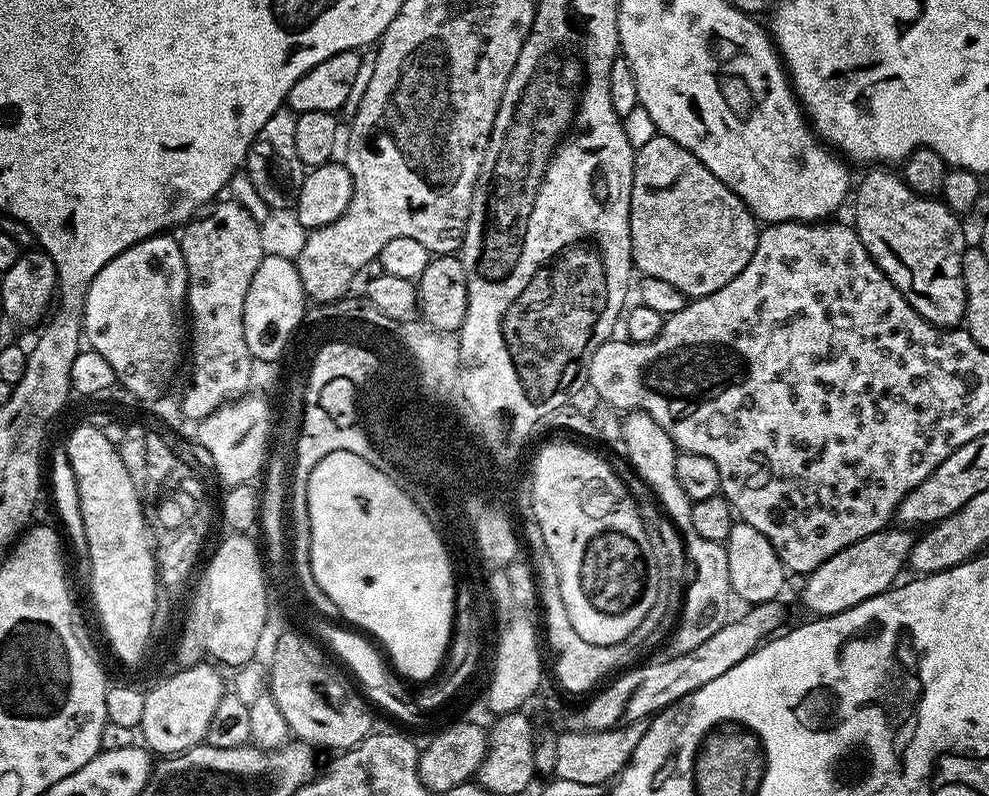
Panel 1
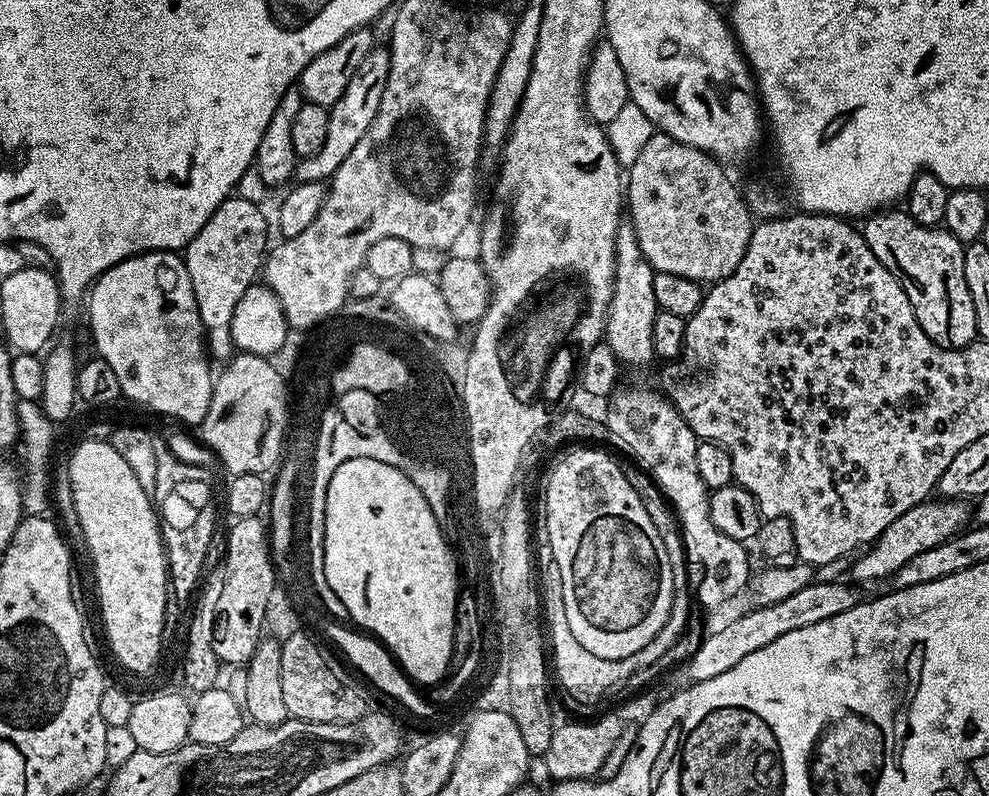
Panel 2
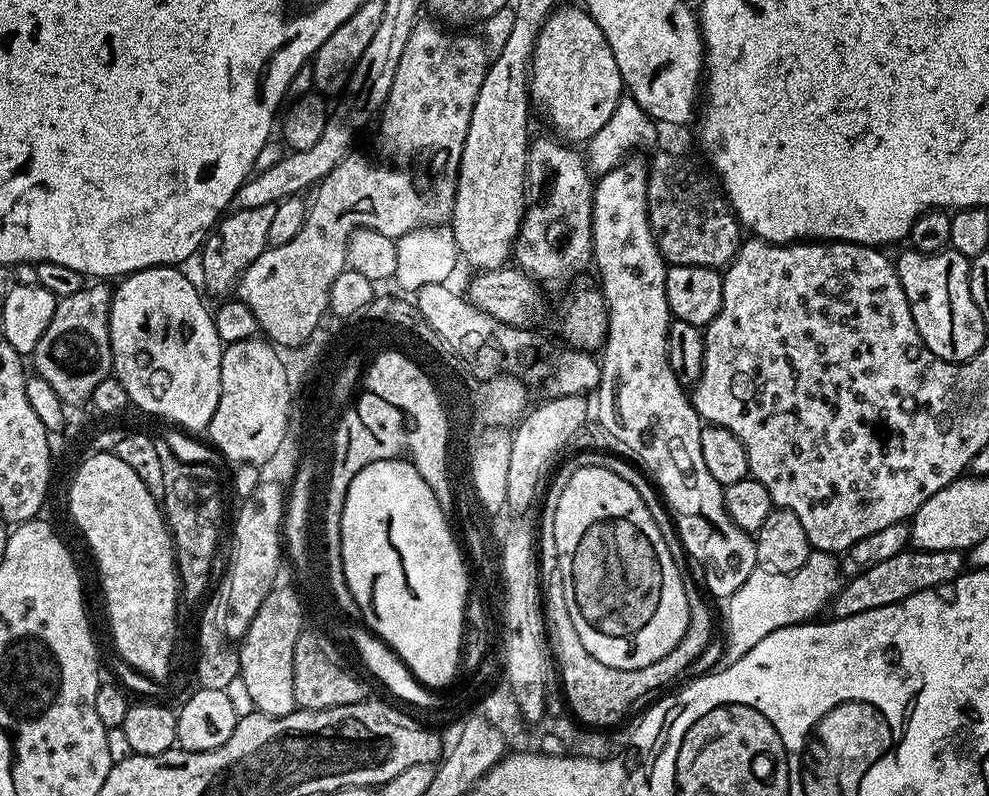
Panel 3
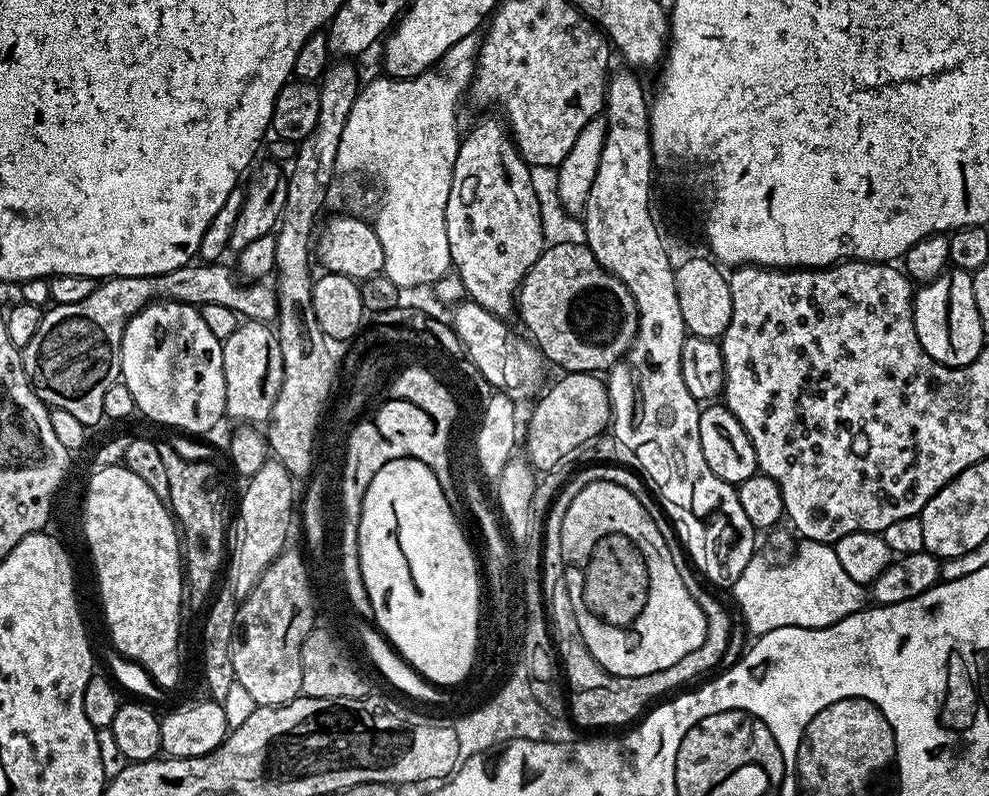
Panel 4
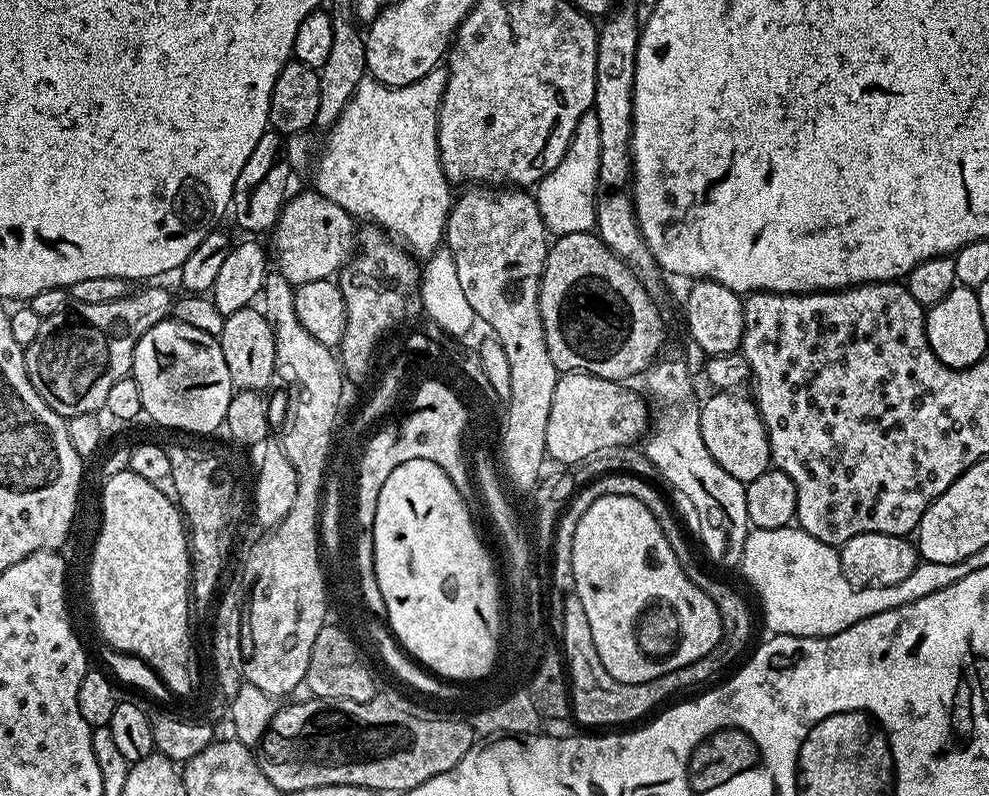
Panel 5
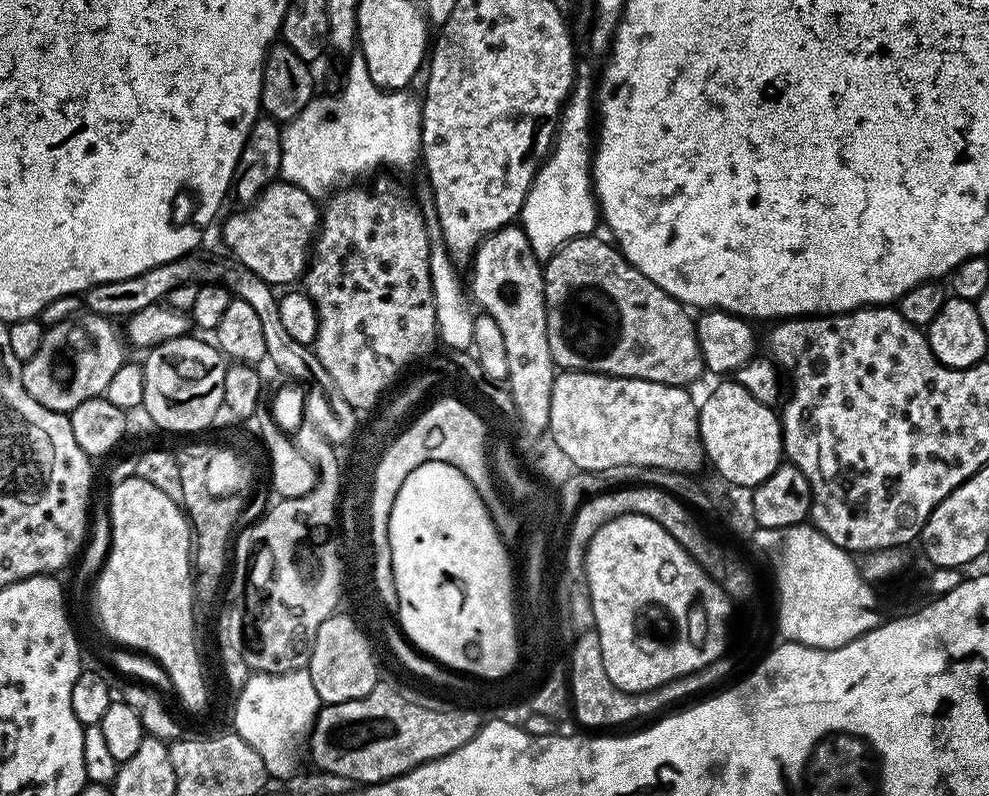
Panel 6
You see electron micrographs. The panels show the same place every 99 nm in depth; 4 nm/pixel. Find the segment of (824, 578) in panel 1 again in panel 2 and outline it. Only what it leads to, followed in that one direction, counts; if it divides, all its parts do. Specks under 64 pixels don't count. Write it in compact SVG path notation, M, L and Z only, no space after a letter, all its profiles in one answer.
M929 498L924 503L906 510L906 514L894 518L894 522L890 522L890 526L882 530L882 534L871 547L855 557L857 560L852 568L851 579L861 580L856 581L861 585L868 584L871 580L887 581L899 568L906 566L906 562L910 562L914 554L922 554L922 550L930 550L930 546L938 546L965 531L969 523L967 520L970 520L970 508L964 504L967 503L960 498Z

